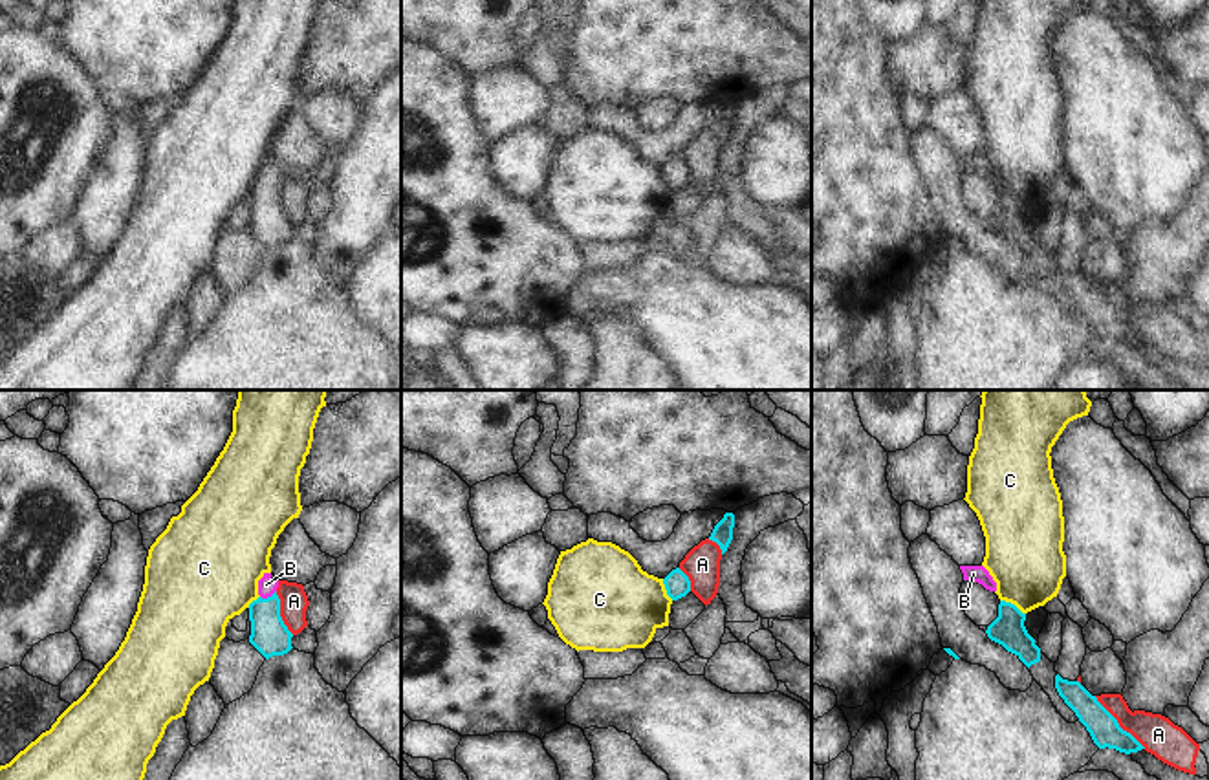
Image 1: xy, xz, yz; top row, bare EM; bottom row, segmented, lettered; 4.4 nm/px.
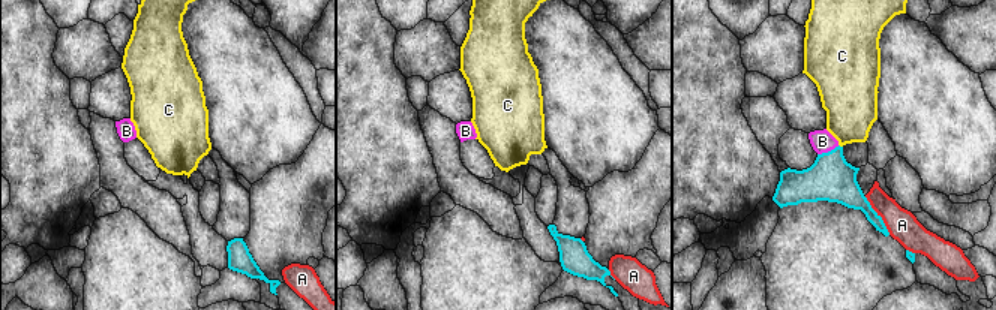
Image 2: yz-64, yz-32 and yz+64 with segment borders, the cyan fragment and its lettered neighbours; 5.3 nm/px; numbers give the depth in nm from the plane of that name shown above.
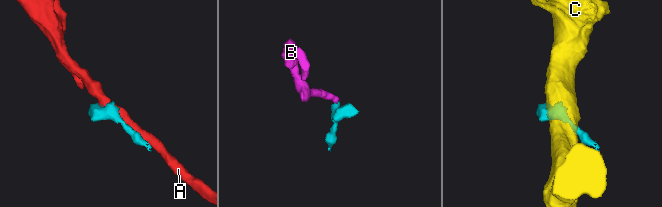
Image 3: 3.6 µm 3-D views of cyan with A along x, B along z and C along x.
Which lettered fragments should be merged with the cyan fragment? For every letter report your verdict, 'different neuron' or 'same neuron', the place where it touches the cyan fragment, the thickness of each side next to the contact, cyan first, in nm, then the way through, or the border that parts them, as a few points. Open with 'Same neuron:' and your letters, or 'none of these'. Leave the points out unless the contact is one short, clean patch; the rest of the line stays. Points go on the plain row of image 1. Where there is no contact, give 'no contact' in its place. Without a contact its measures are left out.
Same neuron: B
A: different neuron | yz (1118, 314) | 140/170 nm
B: same neuron | xy (268, 187) | 170/80 nm | across xy (270, 226), (268, 187), (266, 174)
C: different neuron | yz (1013, 194) | 150/340 nm | along yz (1001, 189), (1015, 194), (1024, 204)

